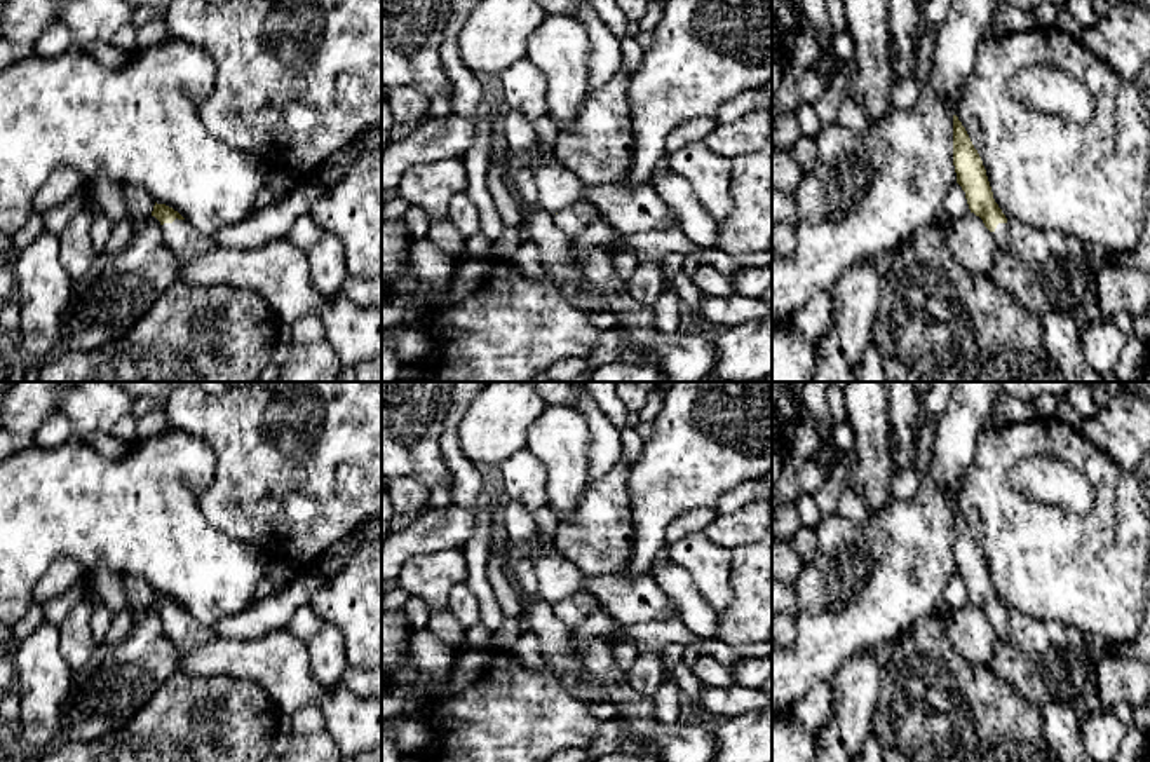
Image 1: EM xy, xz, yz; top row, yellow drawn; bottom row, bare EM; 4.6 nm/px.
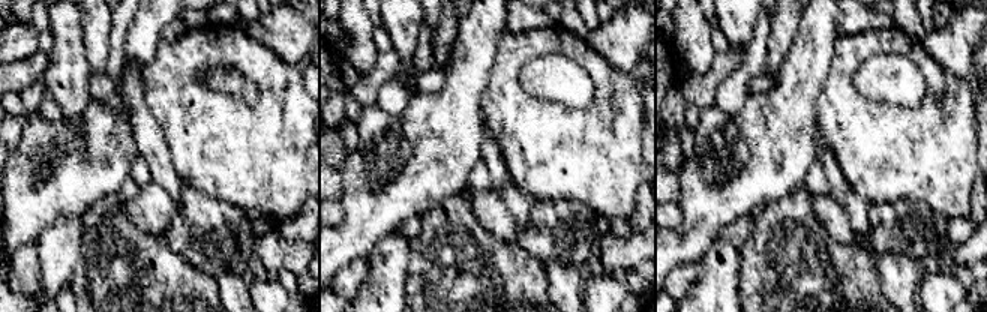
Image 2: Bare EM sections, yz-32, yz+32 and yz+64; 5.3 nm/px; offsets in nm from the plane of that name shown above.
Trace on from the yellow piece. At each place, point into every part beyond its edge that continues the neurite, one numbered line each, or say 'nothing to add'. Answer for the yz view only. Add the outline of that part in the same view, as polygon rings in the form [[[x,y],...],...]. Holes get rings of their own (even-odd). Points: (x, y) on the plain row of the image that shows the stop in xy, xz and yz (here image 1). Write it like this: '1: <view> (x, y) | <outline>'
1: yz (1001, 626) | [[[998,614],[997,619],[991,623],[991,628],[998,640],[1009,638],[1009,617],[1007,614]]]

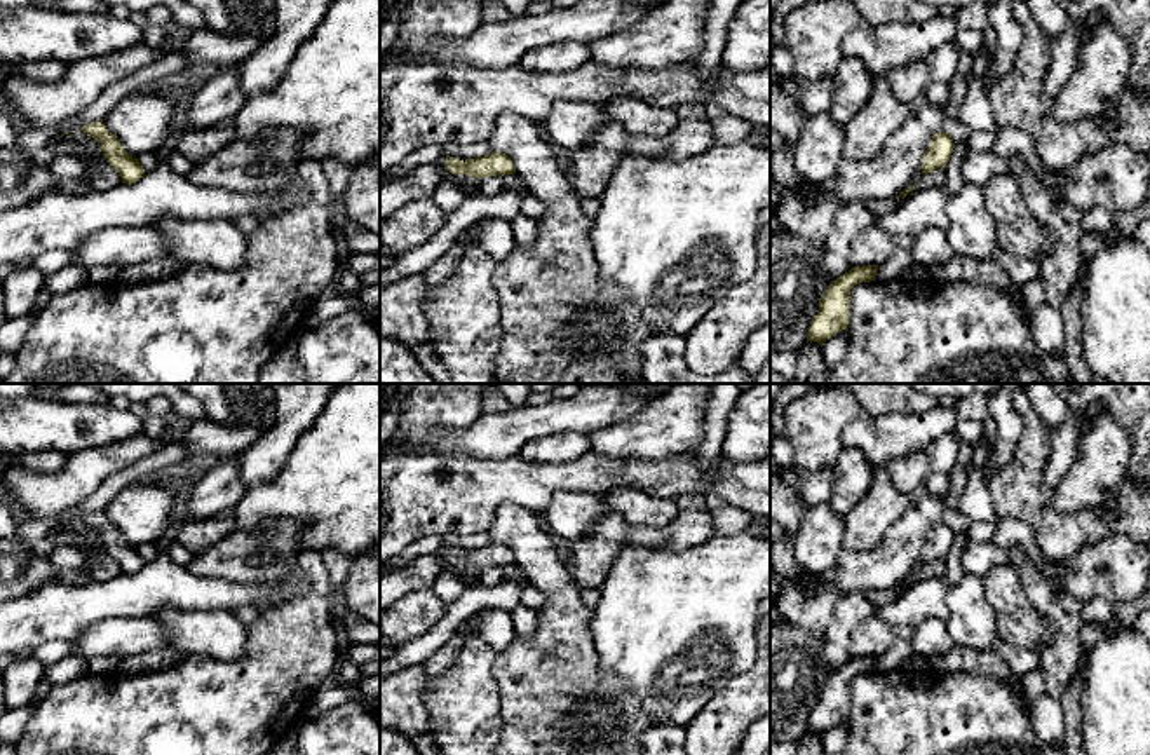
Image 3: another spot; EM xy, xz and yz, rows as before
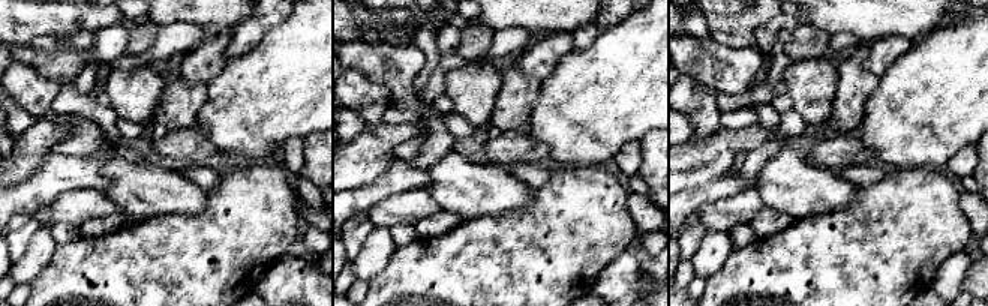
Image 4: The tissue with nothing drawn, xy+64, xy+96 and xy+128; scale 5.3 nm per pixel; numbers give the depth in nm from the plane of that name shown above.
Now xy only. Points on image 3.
nothing to add

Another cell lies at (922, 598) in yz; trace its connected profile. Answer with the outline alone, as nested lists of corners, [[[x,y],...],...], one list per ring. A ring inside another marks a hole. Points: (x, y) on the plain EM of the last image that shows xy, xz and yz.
[[[946,577],[913,579],[896,602],[876,607],[875,617],[890,626],[906,624],[913,629],[927,619],[946,621],[950,617],[944,600],[948,589]]]

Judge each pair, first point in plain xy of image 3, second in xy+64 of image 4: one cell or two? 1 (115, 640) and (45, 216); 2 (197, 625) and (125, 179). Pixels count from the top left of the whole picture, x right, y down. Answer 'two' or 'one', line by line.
1: one
2: one

